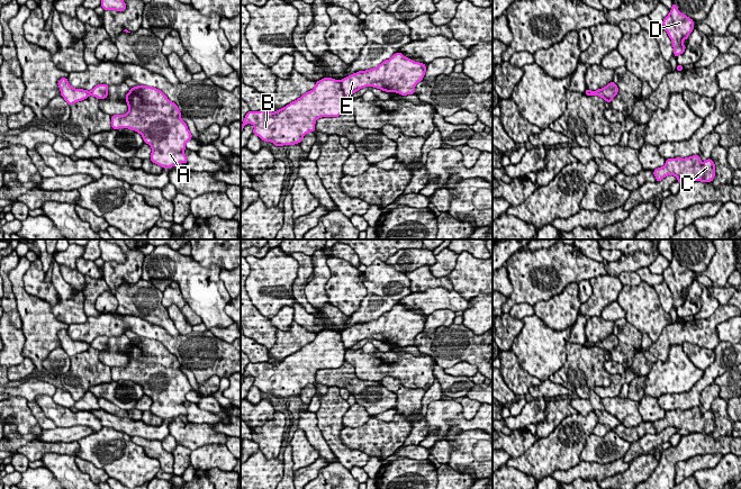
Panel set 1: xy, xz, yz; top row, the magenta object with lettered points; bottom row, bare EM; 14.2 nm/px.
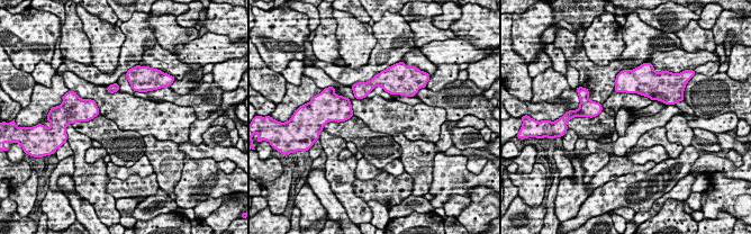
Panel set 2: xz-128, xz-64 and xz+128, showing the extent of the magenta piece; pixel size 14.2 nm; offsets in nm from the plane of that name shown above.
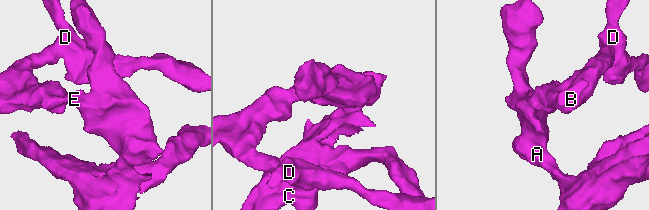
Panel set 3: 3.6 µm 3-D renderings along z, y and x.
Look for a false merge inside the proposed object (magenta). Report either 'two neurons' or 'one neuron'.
two neurons

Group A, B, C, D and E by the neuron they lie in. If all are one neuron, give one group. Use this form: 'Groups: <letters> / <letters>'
Groups: A C E / B D

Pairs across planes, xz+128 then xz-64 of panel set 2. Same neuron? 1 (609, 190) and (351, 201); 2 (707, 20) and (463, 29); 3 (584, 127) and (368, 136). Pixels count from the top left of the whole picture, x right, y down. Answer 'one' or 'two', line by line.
1: two
2: two
3: one

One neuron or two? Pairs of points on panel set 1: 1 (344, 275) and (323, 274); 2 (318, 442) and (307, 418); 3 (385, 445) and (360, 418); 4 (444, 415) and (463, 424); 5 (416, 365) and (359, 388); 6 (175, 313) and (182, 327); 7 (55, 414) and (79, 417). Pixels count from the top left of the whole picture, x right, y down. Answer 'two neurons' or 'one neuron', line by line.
1: two neurons
2: one neuron
3: two neurons
4: one neuron
5: two neurons
6: one neuron
7: one neuron

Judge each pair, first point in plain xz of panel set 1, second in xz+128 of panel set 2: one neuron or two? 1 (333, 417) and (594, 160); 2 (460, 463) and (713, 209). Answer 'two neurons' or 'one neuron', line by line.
1: one neuron
2: one neuron

